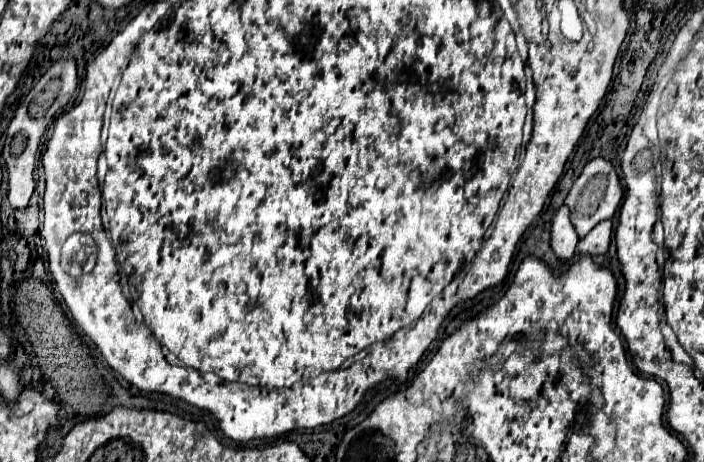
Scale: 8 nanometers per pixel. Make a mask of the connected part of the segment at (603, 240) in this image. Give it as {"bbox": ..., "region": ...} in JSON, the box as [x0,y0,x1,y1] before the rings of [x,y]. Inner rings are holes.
{"bbox":[577,220,613,254],"region":[[[603,220],[599,222],[585,238],[581,238],[577,252],[581,254],[605,254],[609,250],[609,242],[611,242],[611,232],[613,232],[613,222],[611,220]]]}

